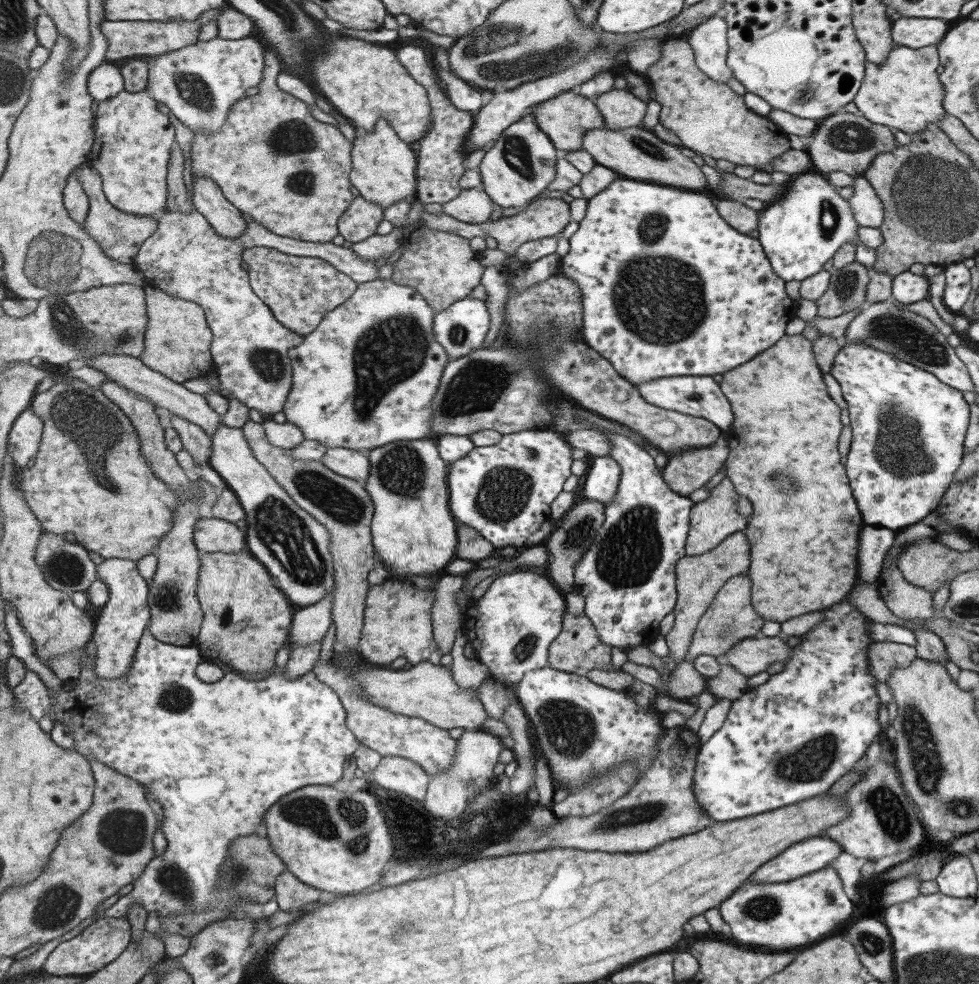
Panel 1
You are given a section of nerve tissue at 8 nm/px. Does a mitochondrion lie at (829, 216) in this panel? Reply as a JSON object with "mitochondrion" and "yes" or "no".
{"mitochondrion":"yes"}

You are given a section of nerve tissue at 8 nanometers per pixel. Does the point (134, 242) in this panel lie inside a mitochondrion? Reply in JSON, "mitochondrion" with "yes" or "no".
{"mitochondrion":"no"}

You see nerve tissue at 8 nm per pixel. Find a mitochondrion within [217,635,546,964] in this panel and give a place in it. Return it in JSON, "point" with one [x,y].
{"point":[345,822]}

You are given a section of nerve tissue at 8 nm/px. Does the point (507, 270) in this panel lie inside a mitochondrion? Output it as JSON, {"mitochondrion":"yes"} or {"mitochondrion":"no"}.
{"mitochondrion":"no"}

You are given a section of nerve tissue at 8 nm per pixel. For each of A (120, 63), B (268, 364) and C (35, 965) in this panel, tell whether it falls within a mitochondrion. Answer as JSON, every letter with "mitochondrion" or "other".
{"A":"other","B":"mitochondrion","C":"other"}

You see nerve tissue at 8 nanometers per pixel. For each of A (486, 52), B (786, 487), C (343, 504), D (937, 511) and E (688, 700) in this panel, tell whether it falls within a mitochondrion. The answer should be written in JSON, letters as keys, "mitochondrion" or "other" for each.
{"A":"mitochondrion","B":"mitochondrion","C":"mitochondrion","D":"other","E":"other"}

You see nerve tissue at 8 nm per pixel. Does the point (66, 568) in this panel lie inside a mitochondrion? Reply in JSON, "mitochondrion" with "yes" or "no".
{"mitochondrion":"yes"}

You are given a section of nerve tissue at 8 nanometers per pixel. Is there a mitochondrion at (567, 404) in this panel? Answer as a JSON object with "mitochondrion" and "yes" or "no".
{"mitochondrion":"no"}

